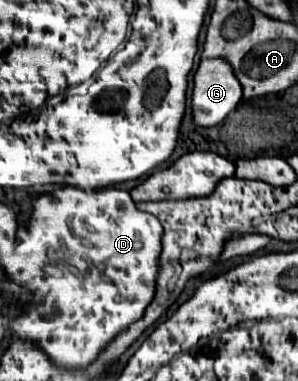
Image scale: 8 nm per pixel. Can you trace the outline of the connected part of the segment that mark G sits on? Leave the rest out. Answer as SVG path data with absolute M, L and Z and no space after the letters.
M201 59L201 65L195 73L195 87L193 87L193 121L201 127L213 127L221 123L229 111L237 107L237 103L243 99L243 87L239 79L235 79L235 73L231 71L231 63L227 59Z

